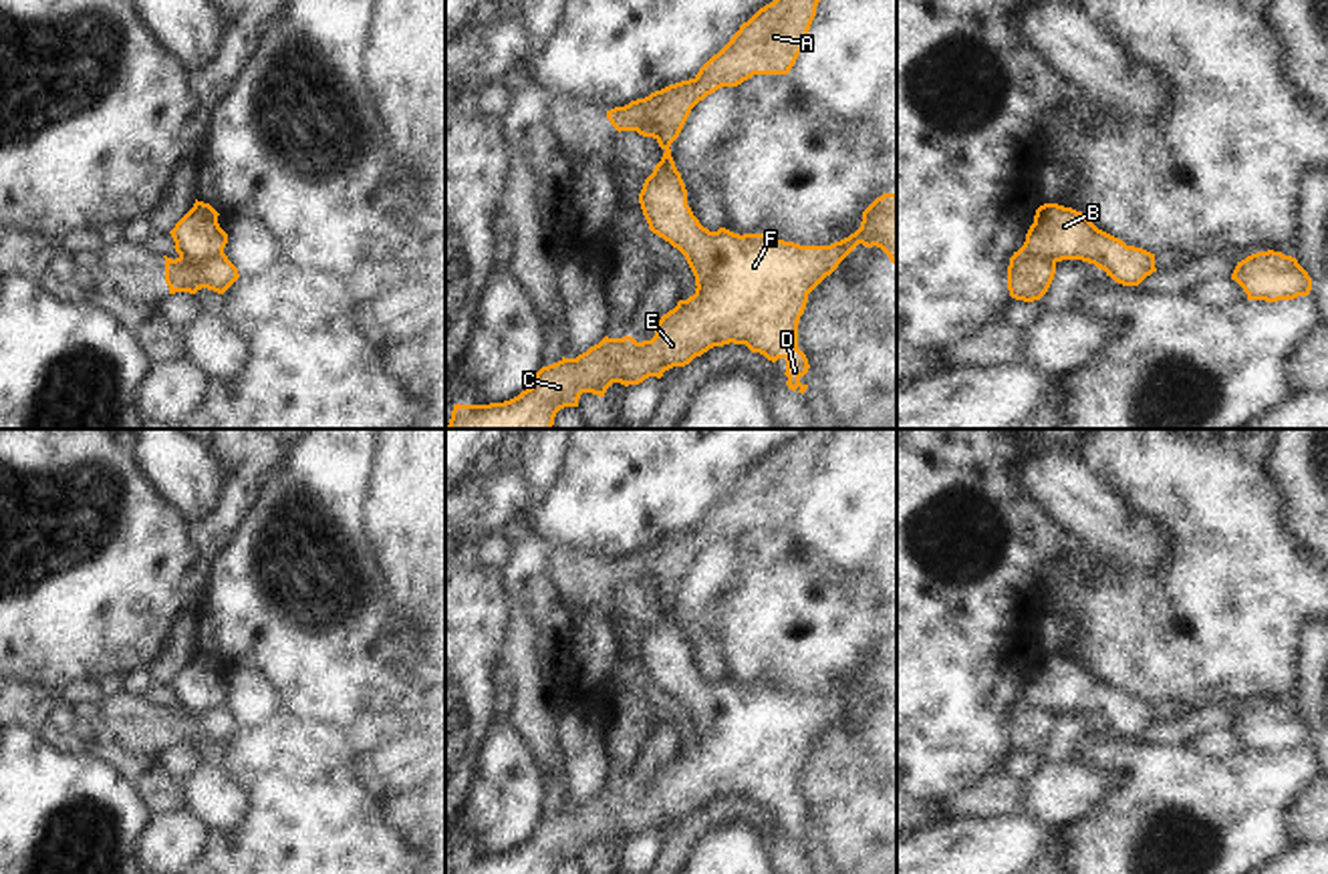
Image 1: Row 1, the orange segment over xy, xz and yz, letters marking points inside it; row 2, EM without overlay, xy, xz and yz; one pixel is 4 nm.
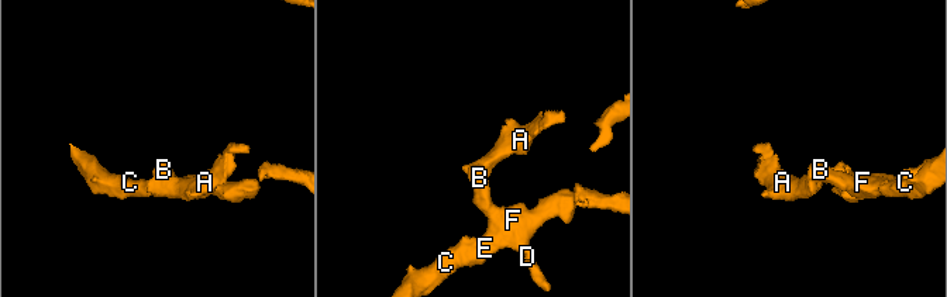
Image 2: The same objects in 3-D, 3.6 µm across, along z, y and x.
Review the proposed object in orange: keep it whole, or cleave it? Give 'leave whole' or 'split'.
split

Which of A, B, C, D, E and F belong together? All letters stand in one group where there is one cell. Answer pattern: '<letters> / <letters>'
A / B C D E F

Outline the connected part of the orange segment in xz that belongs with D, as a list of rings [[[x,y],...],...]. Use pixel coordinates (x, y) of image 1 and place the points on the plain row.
[[[653,574],[637,580],[643,588],[653,588],[665,602],[653,624],[645,630],[639,654],[649,681],[677,699],[693,727],[695,745],[679,751],[673,761],[661,767],[651,791],[637,793],[633,787],[609,789],[590,797],[576,810],[560,810],[542,818],[532,836],[518,848],[490,856],[453,856],[449,874],[554,874],[564,858],[578,858],[582,844],[605,848],[613,834],[625,838],[639,836],[649,828],[661,830],[673,818],[685,818],[713,797],[746,795],[752,804],[764,806],[768,812],[786,812],[786,836],[804,846],[808,836],[800,830],[810,816],[798,799],[798,773],[804,765],[808,745],[830,727],[838,715],[858,697],[881,699],[893,715],[897,715],[897,644],[883,644],[865,663],[860,679],[848,689],[830,697],[800,697],[776,691],[770,685],[734,685],[725,679],[709,683],[699,675],[687,657],[687,640],[675,618],[671,600],[655,584]]]

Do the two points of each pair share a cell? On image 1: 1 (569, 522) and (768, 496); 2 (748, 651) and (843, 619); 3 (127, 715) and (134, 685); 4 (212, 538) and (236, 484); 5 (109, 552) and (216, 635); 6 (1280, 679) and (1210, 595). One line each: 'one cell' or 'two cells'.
1: two cells
2: one cell
3: two cells
4: one cell
5: two cells
6: one cell

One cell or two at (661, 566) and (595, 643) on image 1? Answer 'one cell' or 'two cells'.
two cells

